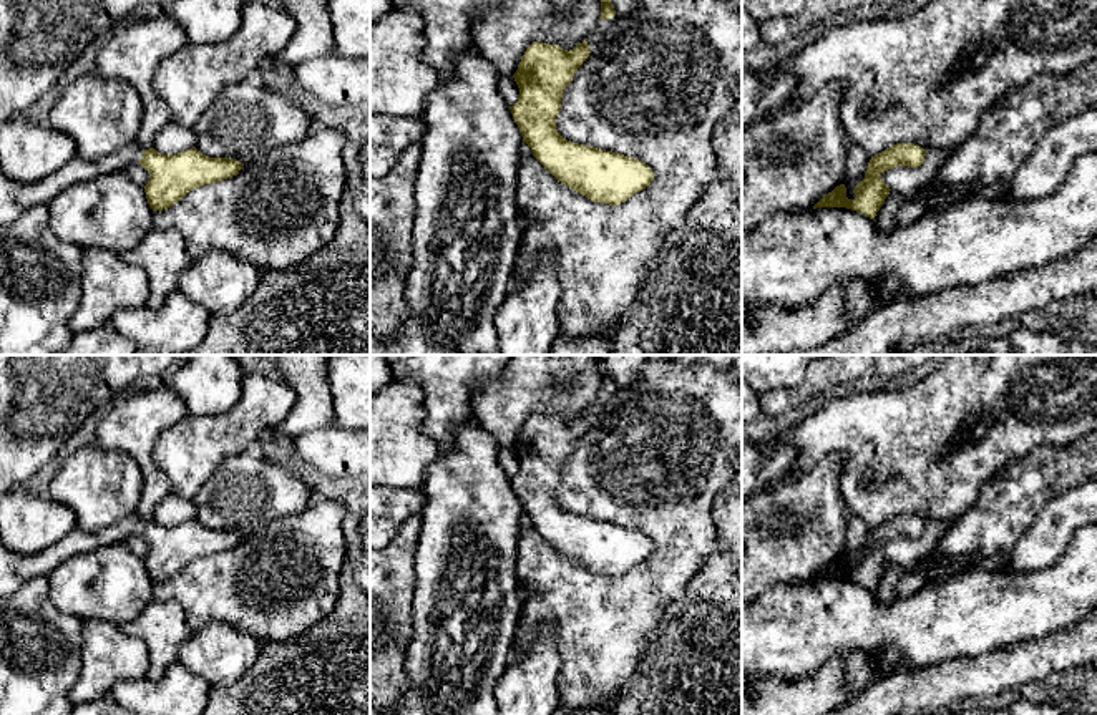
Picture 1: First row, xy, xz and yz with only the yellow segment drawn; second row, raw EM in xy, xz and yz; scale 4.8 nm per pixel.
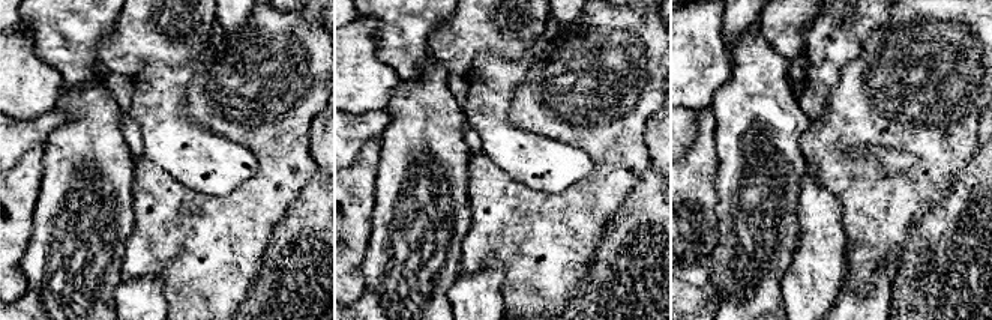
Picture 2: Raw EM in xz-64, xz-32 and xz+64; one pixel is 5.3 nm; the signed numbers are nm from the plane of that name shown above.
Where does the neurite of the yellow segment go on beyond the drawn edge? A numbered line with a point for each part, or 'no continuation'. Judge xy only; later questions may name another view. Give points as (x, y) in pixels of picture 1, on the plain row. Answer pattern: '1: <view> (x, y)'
1: xy (15, 569)

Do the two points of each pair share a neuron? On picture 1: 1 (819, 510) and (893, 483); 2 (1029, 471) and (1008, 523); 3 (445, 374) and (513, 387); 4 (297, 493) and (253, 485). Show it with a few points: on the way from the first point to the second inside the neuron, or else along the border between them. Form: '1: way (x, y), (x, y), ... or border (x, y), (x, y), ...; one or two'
1: border (843, 462), (842, 496), (850, 506); two
2: way (1028, 485), (1008, 505), (1008, 510); one
3: border (502, 372), (488, 379), (475, 392), (472, 417); two
4: way (286, 493), (264, 491); one

